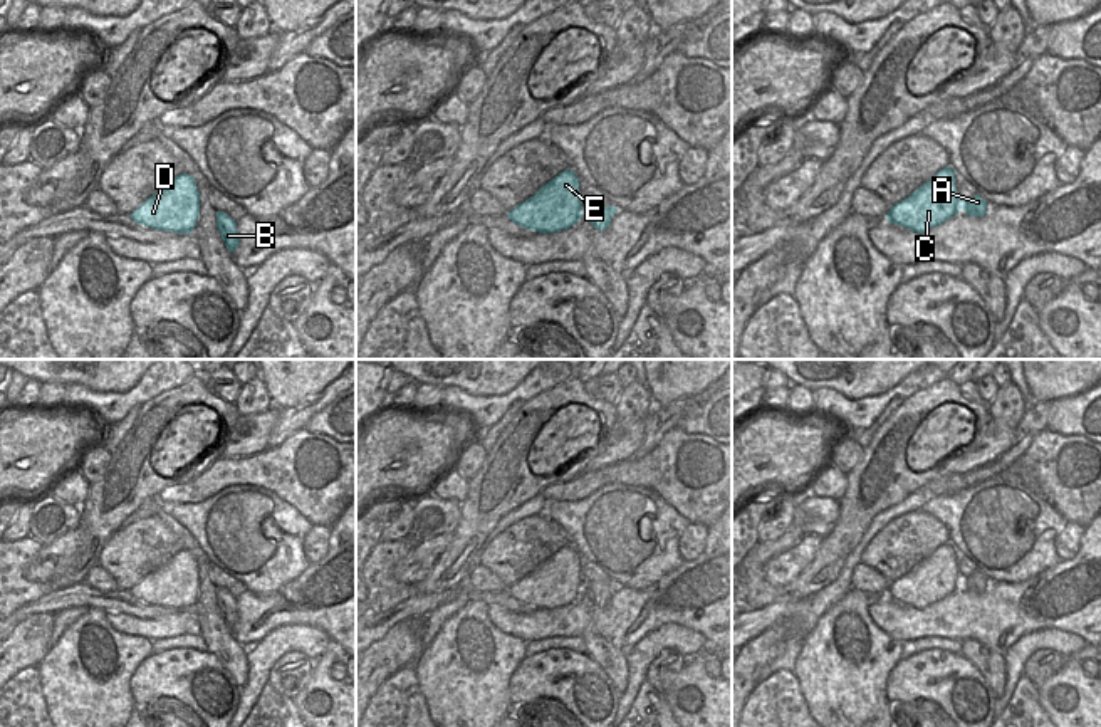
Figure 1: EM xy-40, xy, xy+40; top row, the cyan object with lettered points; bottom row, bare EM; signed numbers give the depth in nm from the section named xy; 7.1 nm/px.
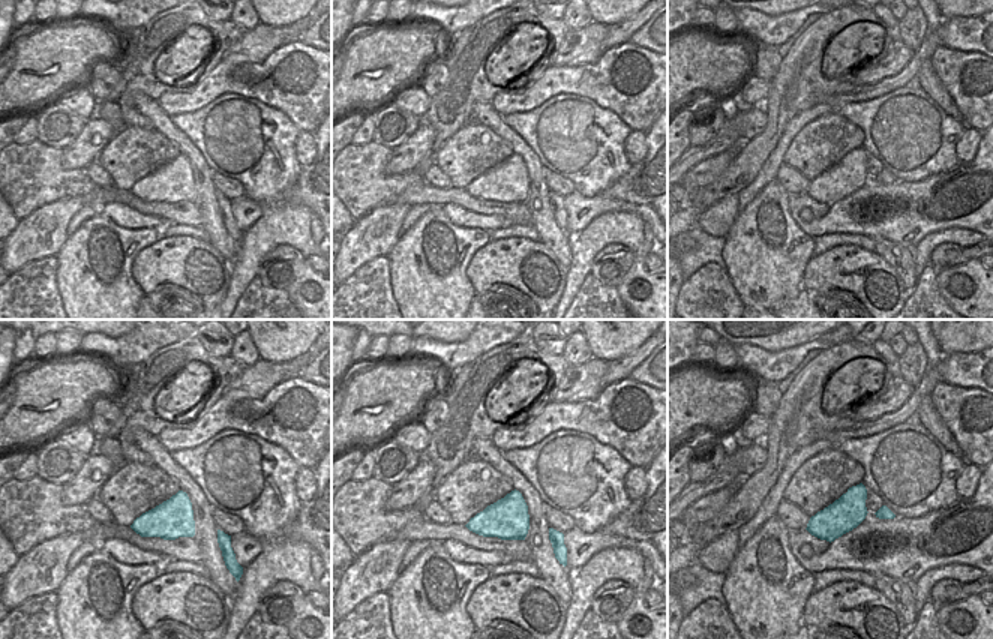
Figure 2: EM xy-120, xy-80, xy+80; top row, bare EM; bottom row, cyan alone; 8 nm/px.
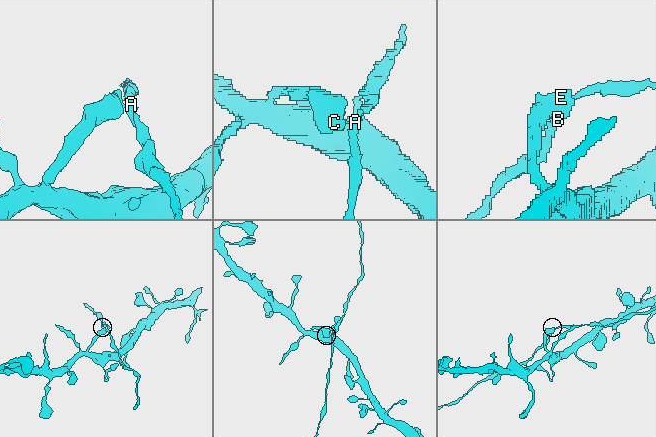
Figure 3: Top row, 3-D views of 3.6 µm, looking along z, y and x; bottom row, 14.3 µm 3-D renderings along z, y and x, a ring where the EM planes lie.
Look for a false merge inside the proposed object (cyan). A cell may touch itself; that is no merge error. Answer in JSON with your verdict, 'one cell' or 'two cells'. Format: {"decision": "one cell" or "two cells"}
{"decision": "two cells"}

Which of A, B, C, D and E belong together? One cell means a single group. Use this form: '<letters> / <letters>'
A B / C D E

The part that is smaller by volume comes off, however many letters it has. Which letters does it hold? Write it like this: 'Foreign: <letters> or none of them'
Foreign: A, B

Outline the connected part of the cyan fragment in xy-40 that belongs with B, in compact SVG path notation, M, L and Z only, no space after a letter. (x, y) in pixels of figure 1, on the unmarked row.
M217 588L217 604L228 628L233 628L240 620L237 613L237 598L230 594L225 588Z

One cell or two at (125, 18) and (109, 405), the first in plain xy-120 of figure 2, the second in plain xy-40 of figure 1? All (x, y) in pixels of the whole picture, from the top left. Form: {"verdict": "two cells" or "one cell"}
{"verdict": "one cell"}

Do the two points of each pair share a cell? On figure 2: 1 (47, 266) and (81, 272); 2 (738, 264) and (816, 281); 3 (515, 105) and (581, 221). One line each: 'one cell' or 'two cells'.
1: two cells
2: two cells
3: two cells

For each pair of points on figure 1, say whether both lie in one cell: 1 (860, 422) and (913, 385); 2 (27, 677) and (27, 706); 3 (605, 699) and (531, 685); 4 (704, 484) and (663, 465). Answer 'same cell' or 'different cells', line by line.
1: same cell
2: same cell
3: same cell
4: same cell

